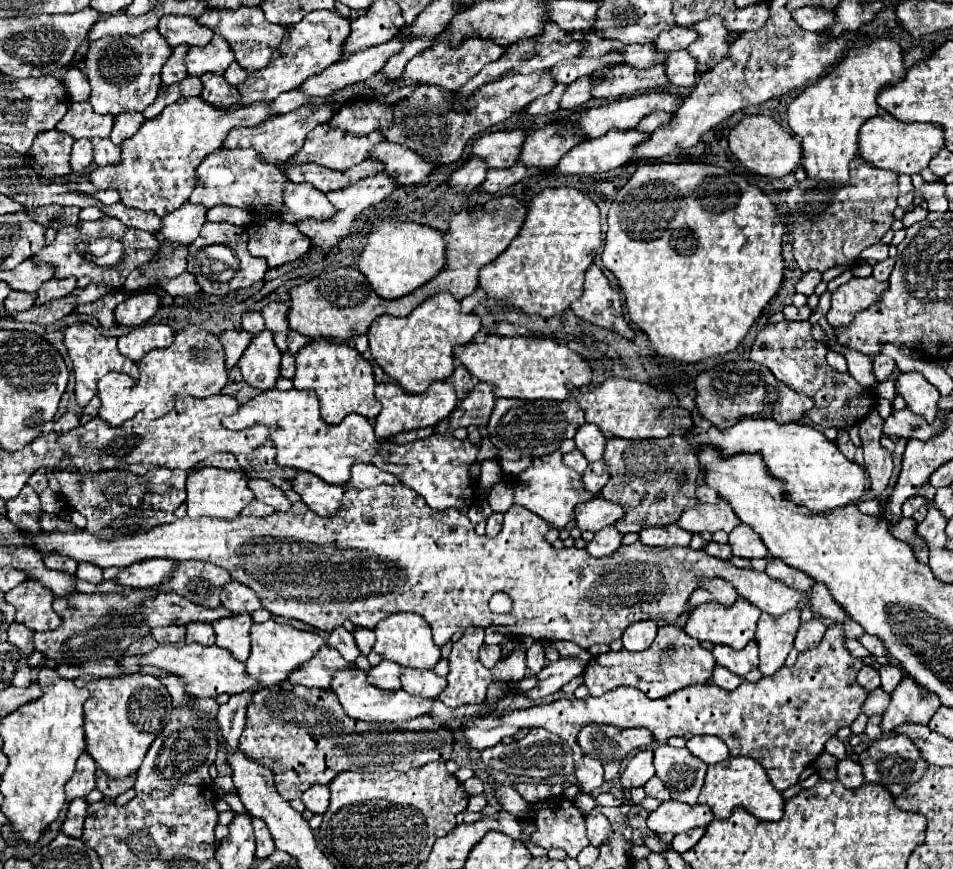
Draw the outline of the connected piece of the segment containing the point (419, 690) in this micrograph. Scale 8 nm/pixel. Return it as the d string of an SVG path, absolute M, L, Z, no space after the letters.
M402 667L402 689L412 695L420 697L436 697L442 693L446 679L438 677L434 671L424 671L424 669L412 669L412 667Z

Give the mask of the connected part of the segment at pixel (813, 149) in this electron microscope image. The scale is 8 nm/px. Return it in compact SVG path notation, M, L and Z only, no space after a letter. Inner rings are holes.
M878 39L848 49L846 57L820 81L808 85L788 105L788 125L802 143L802 167L810 179L846 185L850 161L858 155L858 131L876 115L888 113L876 103L882 89L896 85L906 75L902 51L896 41Z

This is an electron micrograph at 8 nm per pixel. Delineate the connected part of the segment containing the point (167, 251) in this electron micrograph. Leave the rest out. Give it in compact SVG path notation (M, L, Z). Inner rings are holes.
M164 241L160 245L158 255L152 261L134 269L126 277L126 283L122 285L122 289L128 293L138 293L138 291L144 291L148 285L158 283L164 277L176 277L176 275L184 273L188 249L190 249L188 245Z

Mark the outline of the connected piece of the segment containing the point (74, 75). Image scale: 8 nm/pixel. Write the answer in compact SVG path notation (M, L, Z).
M72 65L72 67L66 71L64 85L66 87L68 99L70 97L70 101L85 102L89 99L91 92L90 84L88 79L84 77L84 73L82 73L76 65Z

